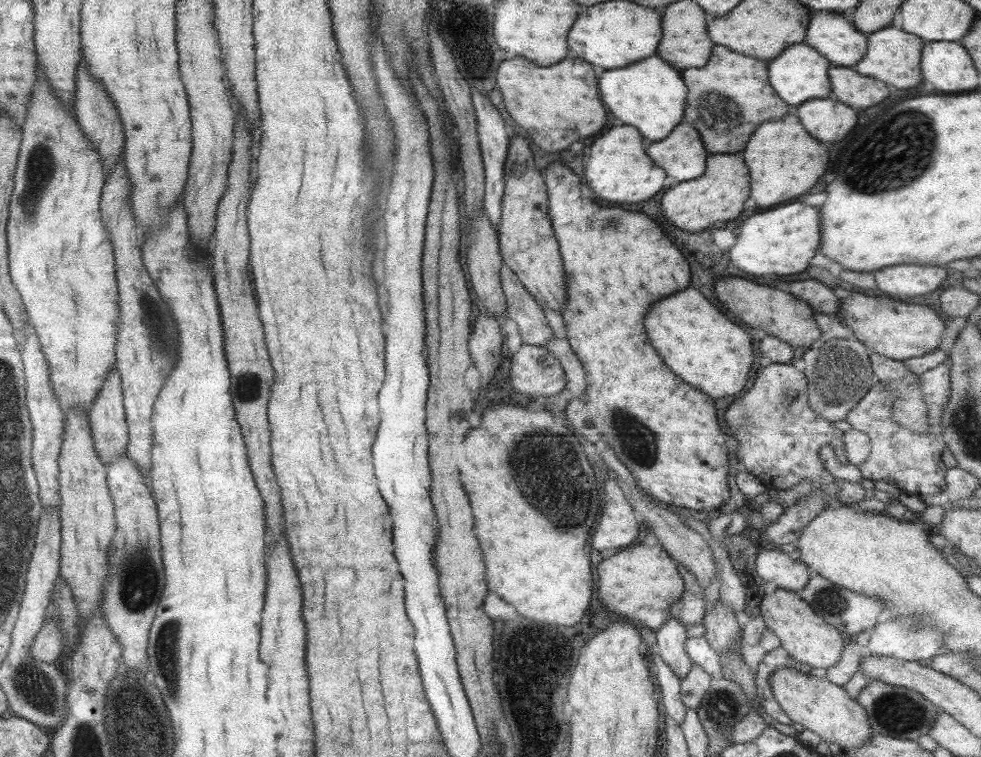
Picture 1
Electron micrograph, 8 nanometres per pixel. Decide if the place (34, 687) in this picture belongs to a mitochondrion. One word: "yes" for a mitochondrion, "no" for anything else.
yes

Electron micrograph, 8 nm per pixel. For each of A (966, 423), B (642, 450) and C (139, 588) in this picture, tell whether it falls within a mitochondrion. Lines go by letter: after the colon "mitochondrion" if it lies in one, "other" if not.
A: mitochondrion
B: mitochondrion
C: mitochondrion

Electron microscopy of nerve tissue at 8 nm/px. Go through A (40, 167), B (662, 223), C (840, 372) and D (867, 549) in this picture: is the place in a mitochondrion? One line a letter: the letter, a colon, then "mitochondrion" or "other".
A: mitochondrion
B: other
C: mitochondrion
D: other

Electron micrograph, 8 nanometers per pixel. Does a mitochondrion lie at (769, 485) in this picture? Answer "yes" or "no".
no

